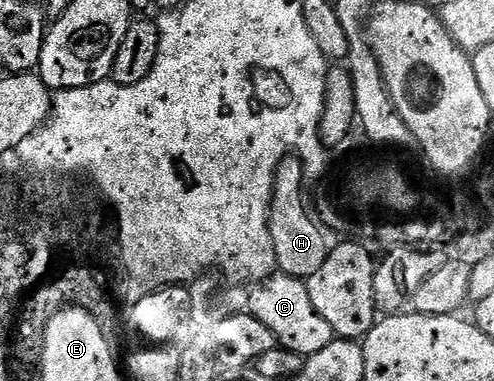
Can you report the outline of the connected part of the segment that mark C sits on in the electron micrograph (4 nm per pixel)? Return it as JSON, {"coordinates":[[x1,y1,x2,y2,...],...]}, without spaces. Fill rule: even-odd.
{"coordinates":[[280,272,264,278,251,290,249,312,257,320,261,320,261,324,265,324,269,332,273,332,276,343,289,352,310,356,321,352,321,348,328,346,337,337,333,328,329,328,325,316,321,316,321,312,313,308,313,300,309,300,307,284,302,278]]}

